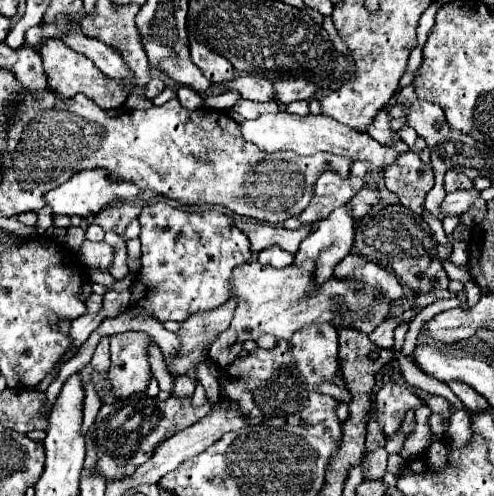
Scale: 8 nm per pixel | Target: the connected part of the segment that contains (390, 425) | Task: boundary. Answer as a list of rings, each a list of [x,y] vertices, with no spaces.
[[[375,373],[375,381],[383,383],[379,393],[375,395],[377,421],[383,427],[385,435],[393,435],[399,431],[405,411],[423,405],[423,401],[413,391],[409,391],[405,385],[397,383],[391,375]]]

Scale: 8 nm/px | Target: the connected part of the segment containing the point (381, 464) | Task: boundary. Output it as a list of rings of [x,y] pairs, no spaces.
[[[375,449],[371,453],[367,453],[367,461],[369,467],[363,471],[365,479],[381,479],[385,469],[387,469],[387,451],[385,449]]]

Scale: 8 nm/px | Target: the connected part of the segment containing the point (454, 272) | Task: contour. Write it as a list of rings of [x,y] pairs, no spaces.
[[[447,259],[447,261],[443,261],[443,267],[445,267],[445,271],[447,271],[447,275],[451,277],[451,279],[457,279],[457,281],[461,281],[461,283],[467,283],[471,277],[469,277],[469,271],[465,269],[465,267],[455,267],[455,265],[451,265],[451,261]]]

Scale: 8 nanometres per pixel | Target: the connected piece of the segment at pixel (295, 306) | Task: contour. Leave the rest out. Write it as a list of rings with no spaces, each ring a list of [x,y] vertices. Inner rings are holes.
[[[247,261],[245,265],[233,269],[229,285],[231,297],[237,299],[235,315],[231,319],[231,325],[221,331],[221,335],[217,335],[207,353],[207,357],[219,367],[227,367],[241,353],[239,349],[247,339],[257,339],[263,333],[271,333],[277,339],[287,339],[303,325],[325,321],[333,325],[353,325],[363,333],[371,333],[389,311],[389,305],[385,301],[375,301],[373,289],[357,291],[357,285],[341,279],[329,279],[311,297],[315,285],[309,263],[301,267],[289,265],[285,269],[275,269],[269,265],[261,265],[259,261]],[[335,309],[343,309],[345,315],[335,315]]]

